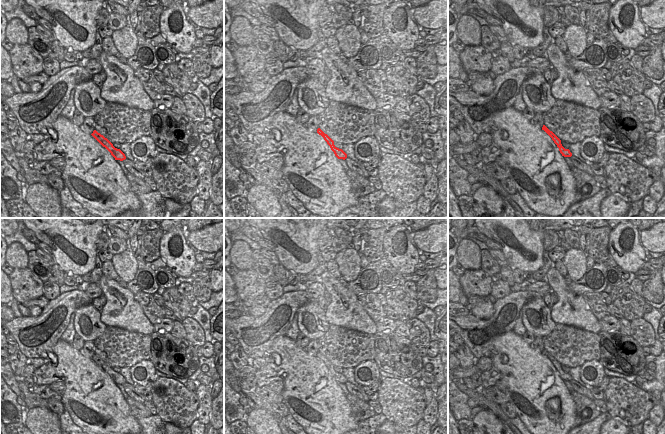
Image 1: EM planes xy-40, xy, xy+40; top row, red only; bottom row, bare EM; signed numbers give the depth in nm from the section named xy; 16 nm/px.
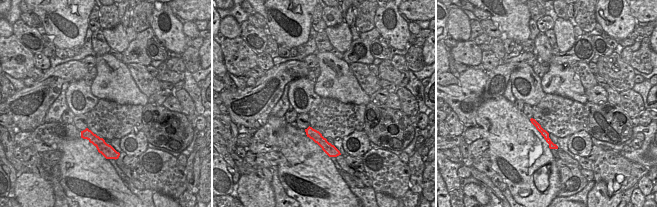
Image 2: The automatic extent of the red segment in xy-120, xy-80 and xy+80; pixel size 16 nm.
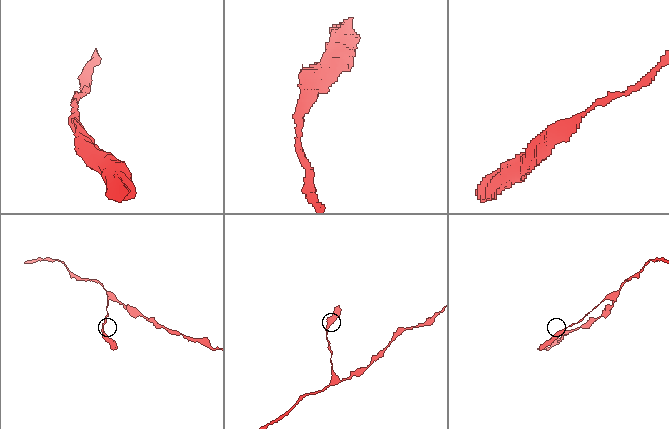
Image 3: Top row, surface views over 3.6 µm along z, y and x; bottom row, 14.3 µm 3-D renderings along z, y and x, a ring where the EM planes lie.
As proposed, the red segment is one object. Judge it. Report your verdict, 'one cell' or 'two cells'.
one cell

